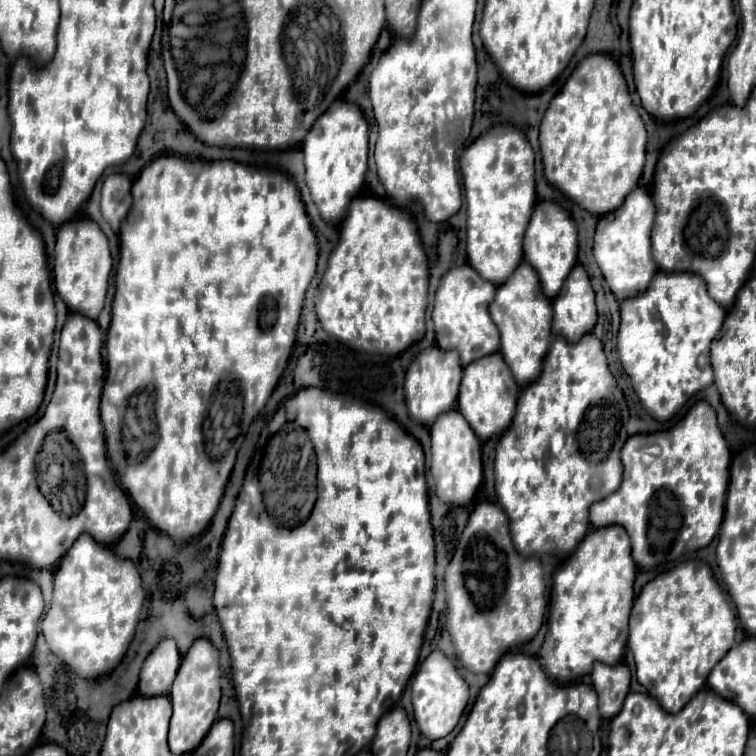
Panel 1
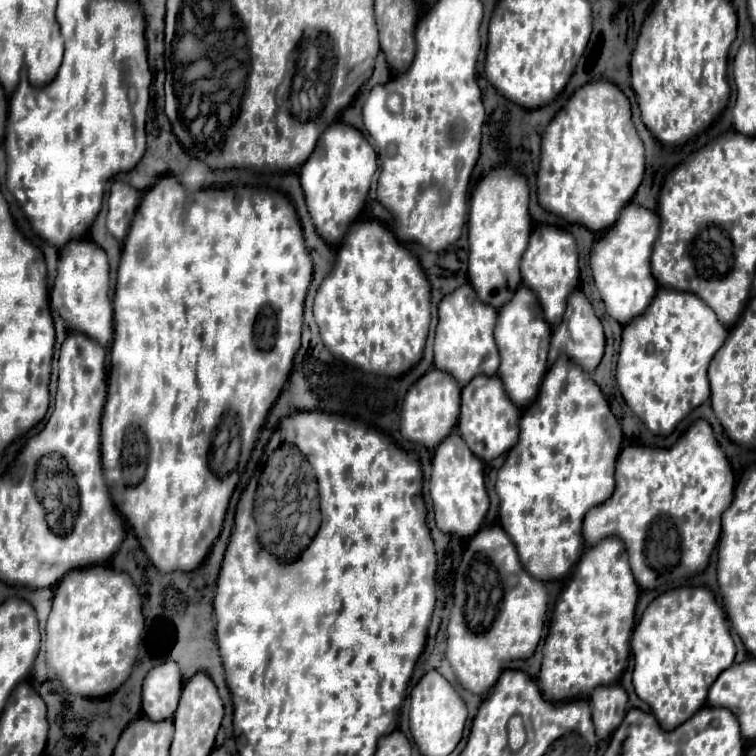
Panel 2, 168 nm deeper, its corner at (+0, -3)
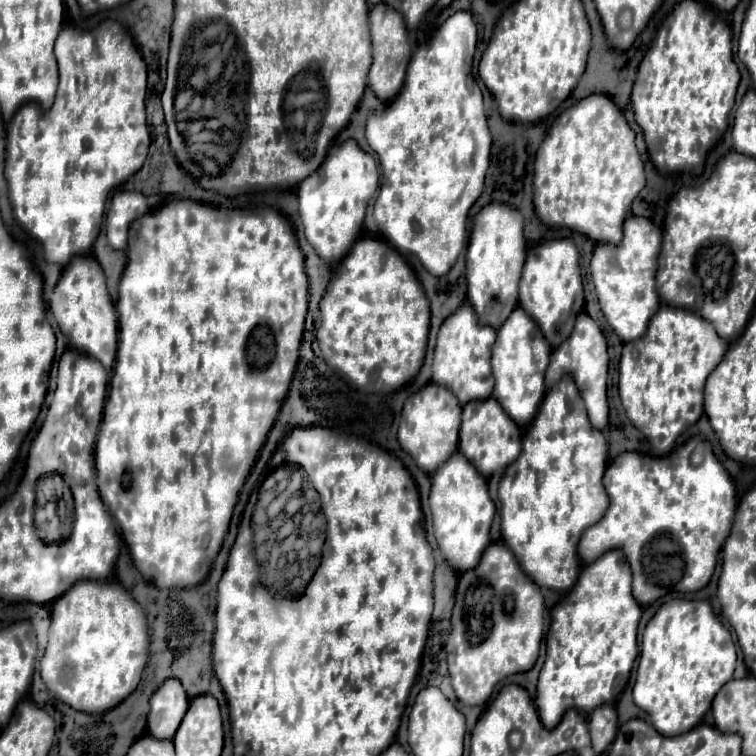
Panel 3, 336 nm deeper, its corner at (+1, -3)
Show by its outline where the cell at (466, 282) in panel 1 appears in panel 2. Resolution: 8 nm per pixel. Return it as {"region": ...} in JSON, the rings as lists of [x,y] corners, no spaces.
{"region":[[[469,283],[457,287],[445,295],[439,303],[439,323],[435,331],[435,367],[451,373],[461,387],[475,375],[497,373],[497,345],[493,345],[493,325],[497,321],[497,309],[489,309]]]}

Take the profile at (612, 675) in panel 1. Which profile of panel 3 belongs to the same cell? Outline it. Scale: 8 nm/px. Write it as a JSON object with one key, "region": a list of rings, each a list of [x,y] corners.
{"region":[[[602,705],[594,709],[588,717],[588,729],[592,737],[592,747],[596,755],[600,755],[618,733],[618,717],[612,705]]]}

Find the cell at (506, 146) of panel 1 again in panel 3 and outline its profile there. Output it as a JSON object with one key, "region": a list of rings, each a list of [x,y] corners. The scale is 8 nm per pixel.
{"region":[[[492,203],[476,215],[466,253],[466,279],[468,303],[476,311],[482,325],[498,329],[518,305],[518,281],[526,257],[526,241],[522,229],[524,223],[520,211],[508,205]]]}

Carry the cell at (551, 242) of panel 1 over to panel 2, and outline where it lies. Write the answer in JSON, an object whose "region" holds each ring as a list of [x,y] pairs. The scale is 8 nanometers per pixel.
{"region":[[[539,225],[531,233],[529,249],[525,249],[525,257],[521,259],[521,277],[523,283],[533,289],[539,297],[539,303],[545,311],[545,319],[551,327],[561,323],[567,295],[579,285],[579,263],[577,263],[577,245],[573,235],[565,233],[553,225]]]}

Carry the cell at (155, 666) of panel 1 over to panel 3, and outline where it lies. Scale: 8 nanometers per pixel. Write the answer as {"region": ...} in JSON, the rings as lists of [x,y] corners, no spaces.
{"region":[[[168,679],[150,699],[148,733],[156,739],[172,739],[184,713],[188,711],[190,699],[178,679]]]}

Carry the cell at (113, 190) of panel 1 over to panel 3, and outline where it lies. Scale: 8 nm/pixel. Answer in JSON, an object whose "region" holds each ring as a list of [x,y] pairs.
{"region":[[[140,191],[116,193],[106,219],[106,235],[110,247],[116,251],[124,251],[128,247],[130,223],[148,211],[150,207]]]}

